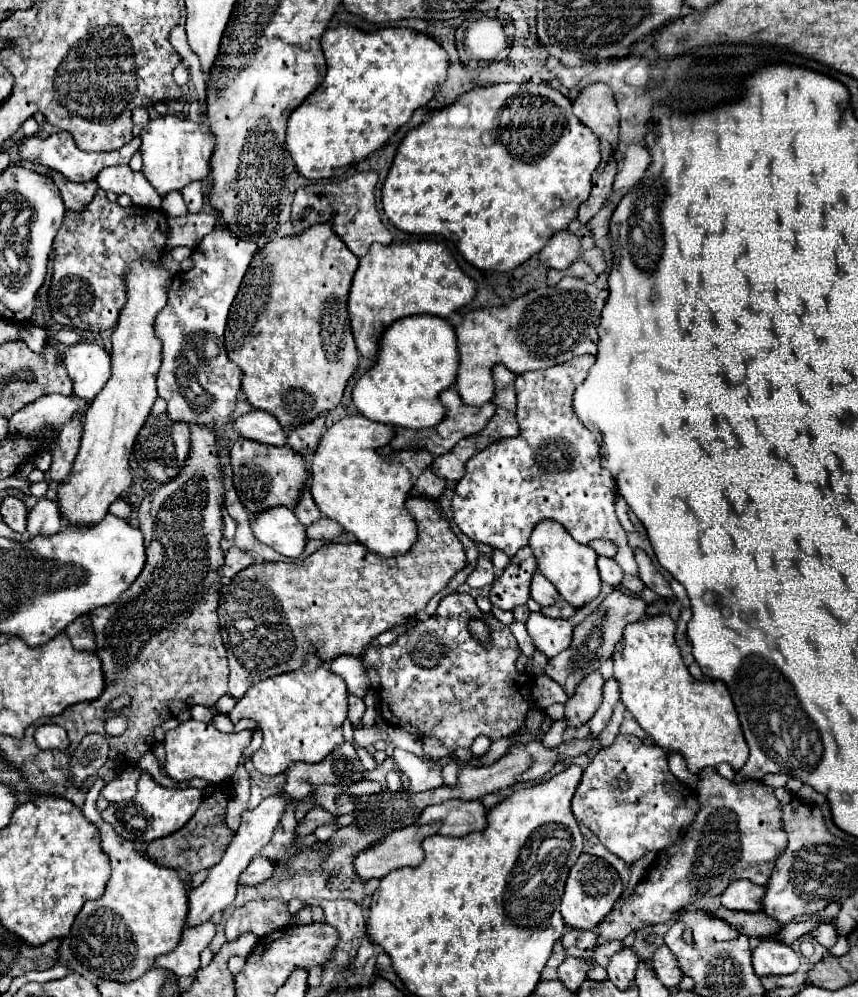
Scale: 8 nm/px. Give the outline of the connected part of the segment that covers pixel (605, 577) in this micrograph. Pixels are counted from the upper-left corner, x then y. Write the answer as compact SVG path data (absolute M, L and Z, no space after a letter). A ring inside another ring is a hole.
M599 556L597 558L597 568L599 568L599 574L601 574L601 580L615 586L621 582L623 578L623 570L619 568L619 564L611 558L605 558L605 556Z

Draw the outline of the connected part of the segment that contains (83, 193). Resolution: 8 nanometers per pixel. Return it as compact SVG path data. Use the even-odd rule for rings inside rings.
M53 172L53 182L57 184L57 188L61 192L65 208L73 210L73 212L81 212L93 200L93 196L99 188L99 184L95 184L95 182L85 182L85 184L67 182L65 176L61 176L57 172Z

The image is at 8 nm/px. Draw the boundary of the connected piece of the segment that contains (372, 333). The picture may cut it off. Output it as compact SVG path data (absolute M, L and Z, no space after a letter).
M433 240L389 246L371 244L367 256L359 260L347 300L351 332L359 354L363 358L375 358L381 330L399 318L413 314L433 314L447 318L451 312L473 300L475 288L475 282L461 272L449 248L443 244Z

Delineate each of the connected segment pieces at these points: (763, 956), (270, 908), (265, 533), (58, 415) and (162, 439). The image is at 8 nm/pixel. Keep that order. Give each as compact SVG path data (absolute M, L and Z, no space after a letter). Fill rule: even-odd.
M765 938L753 950L753 968L759 978L793 974L799 970L799 954L779 940Z
M259 898L253 902L247 902L241 908L235 908L231 918L225 926L227 942L235 940L243 932L253 932L259 938L267 936L291 922L291 912L287 908L287 902L277 898Z
M287 506L271 508L251 520L255 538L285 558L299 558L307 544L305 526L299 524L295 512Z
M47 394L39 400L23 406L9 420L9 434L29 434L39 428L53 428L53 432L61 430L61 426L71 420L71 416L79 410L85 410L87 402L77 396L63 394Z
M167 414L161 416L149 416L149 420L143 424L135 446L133 446L133 454L137 458L137 462L141 462L143 470L149 472L149 476L153 476L159 484L169 482L171 478L175 478L179 474L179 470L183 468L187 454L189 454L189 428L187 424L175 424Z

